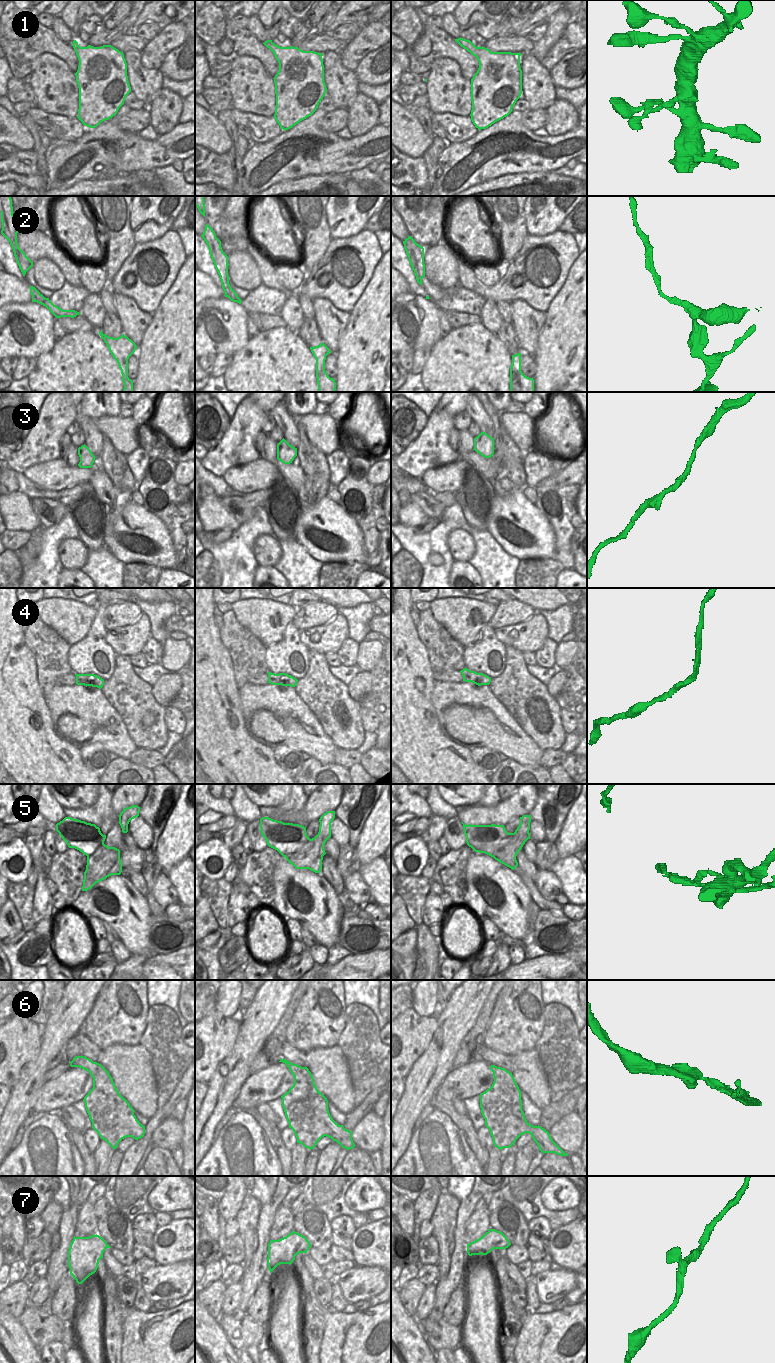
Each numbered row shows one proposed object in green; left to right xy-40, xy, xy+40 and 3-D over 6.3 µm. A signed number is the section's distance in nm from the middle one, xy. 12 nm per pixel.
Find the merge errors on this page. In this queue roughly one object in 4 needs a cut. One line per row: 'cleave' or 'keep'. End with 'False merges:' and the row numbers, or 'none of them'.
1: keep
2: keep
3: keep
4: keep
5: cleave
6: keep
7: keep
False merges: 5

